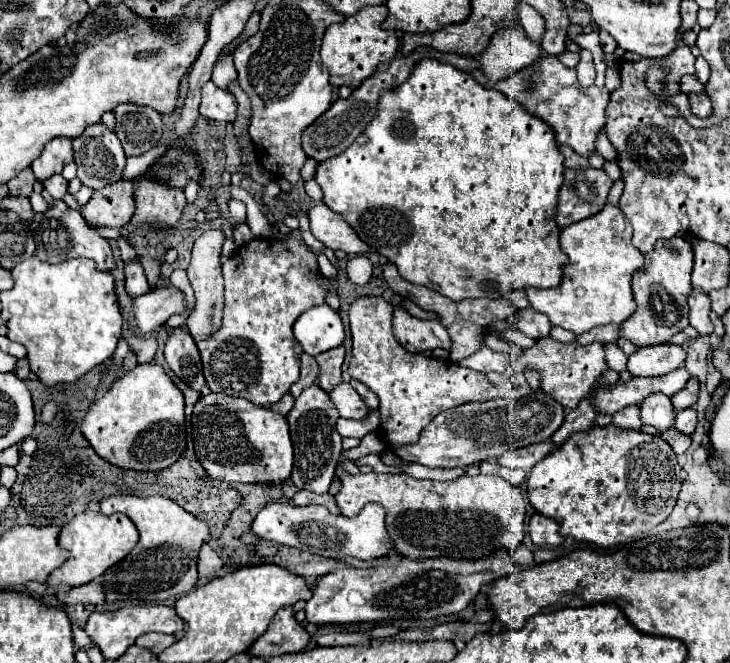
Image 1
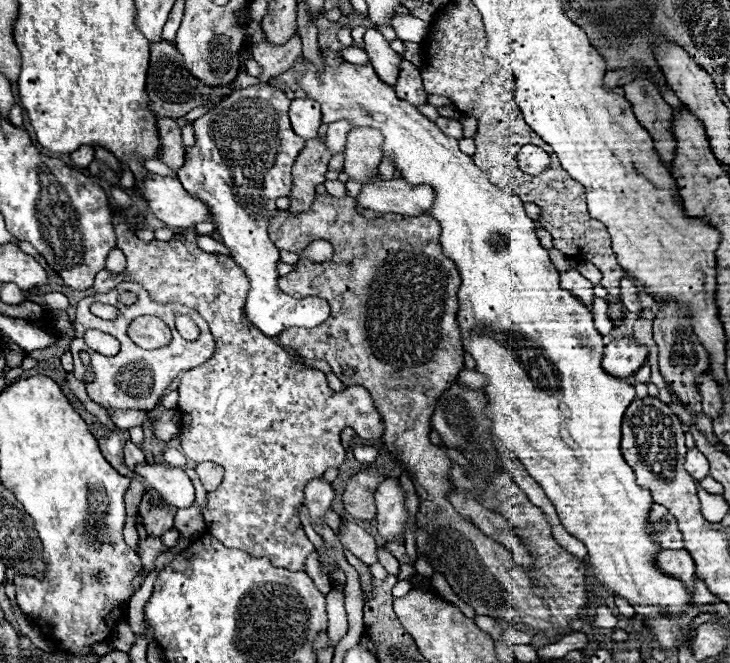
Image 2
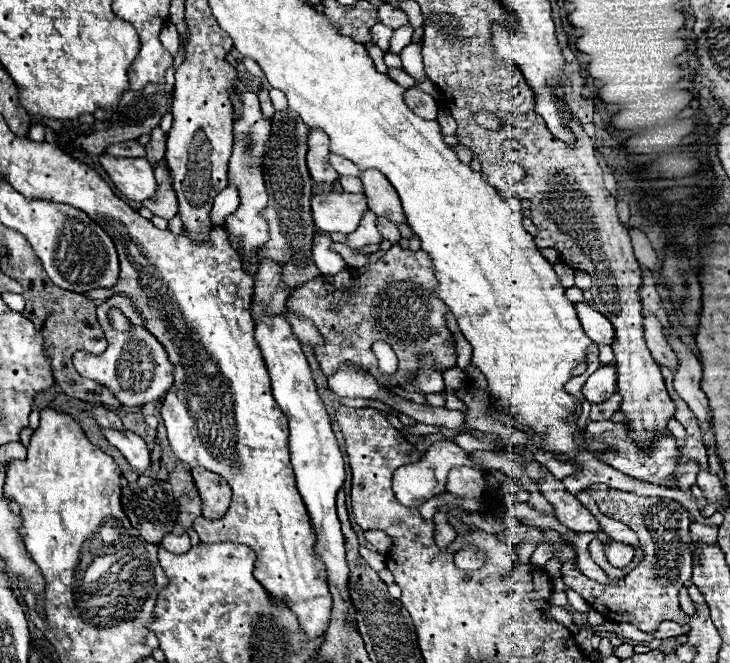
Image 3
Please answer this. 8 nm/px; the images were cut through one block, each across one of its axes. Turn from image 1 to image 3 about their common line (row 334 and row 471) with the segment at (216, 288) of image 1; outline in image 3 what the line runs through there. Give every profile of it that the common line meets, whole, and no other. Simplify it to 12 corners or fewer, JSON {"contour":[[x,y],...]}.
{"contour":[[192,468],[202,516],[222,518],[230,508],[230,486],[218,474]]}

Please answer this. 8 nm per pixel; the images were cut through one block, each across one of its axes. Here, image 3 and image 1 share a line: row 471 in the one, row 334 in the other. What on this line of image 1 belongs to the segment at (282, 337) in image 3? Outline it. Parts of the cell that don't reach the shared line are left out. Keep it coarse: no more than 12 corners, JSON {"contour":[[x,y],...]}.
{"contour":[[328,304],[306,310],[294,338],[318,356],[344,342]]}

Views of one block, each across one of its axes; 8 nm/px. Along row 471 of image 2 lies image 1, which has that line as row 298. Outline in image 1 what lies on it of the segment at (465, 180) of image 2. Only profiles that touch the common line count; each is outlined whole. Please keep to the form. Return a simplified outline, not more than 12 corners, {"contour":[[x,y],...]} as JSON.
{"contour":[[618,206],[562,228],[556,288],[534,310],[574,334],[634,314],[644,266]]}

